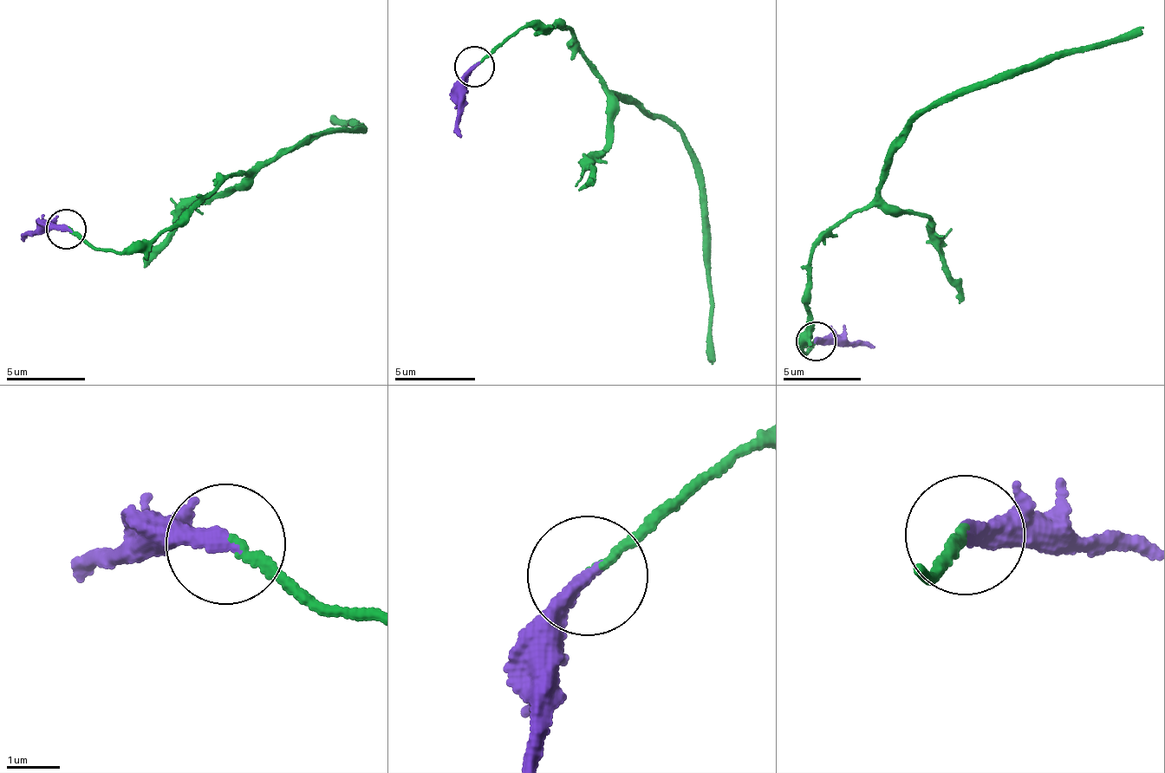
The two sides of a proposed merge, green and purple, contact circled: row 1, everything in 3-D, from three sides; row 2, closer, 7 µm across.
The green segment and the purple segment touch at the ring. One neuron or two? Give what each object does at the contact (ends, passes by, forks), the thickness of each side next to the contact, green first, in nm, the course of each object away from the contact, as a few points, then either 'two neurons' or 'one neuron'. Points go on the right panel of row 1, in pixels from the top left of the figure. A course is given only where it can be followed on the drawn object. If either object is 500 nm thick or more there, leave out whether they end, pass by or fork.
green ends; purple ends; calibres 160 and 320 nm; course green (817, 338), (801, 349), (816, 328), (814, 245), (875, 198), (920, 113), (1145, 26); course purple (817, 341), (823, 339), (872, 347); one neuron

